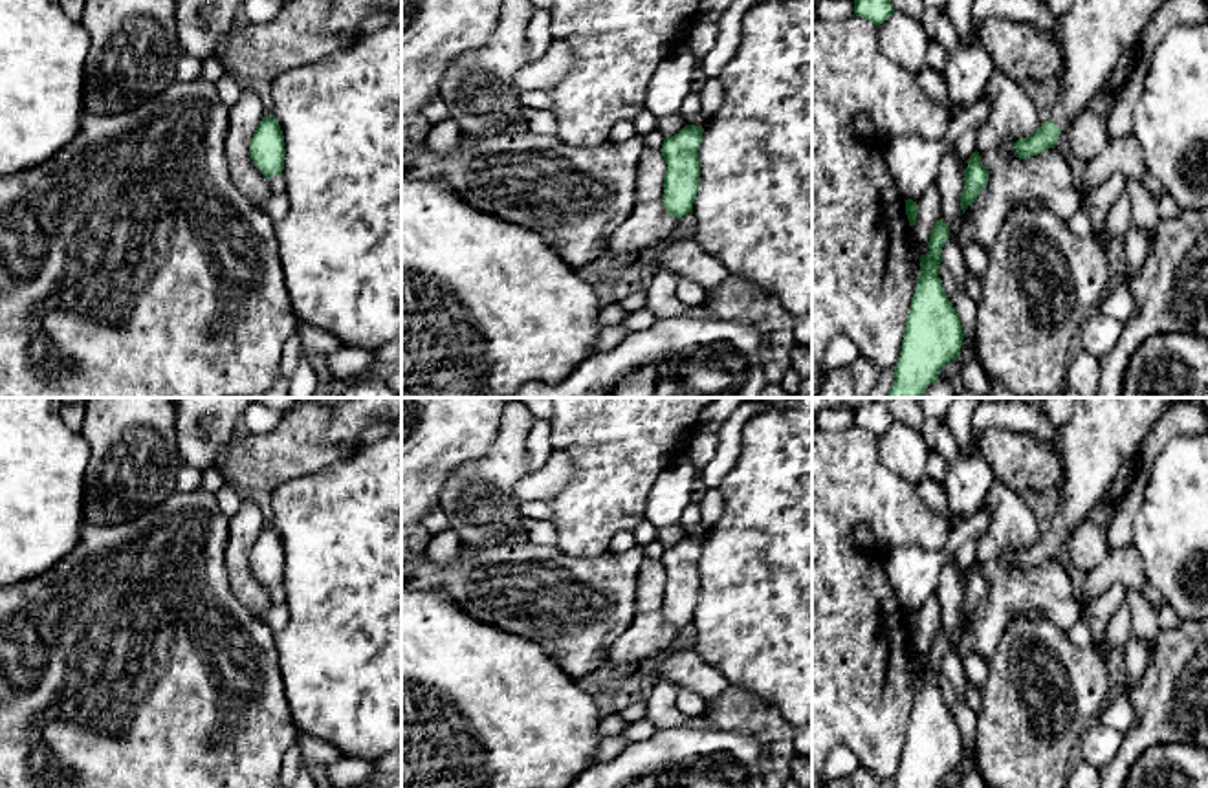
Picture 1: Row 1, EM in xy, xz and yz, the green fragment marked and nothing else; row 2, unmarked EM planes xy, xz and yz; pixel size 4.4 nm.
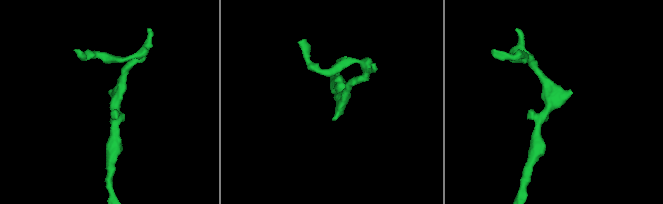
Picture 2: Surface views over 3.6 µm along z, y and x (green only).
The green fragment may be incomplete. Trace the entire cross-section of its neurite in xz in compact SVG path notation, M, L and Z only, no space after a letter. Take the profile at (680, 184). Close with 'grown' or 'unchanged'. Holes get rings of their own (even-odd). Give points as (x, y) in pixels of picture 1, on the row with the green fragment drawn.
M686 125L678 134L665 137L660 148L667 165L662 202L671 216L682 218L693 213L700 181L698 148L702 134L702 126Z; unchanged

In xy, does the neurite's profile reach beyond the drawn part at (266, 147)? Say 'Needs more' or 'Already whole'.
Already whole

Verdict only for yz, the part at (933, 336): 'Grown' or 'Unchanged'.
Unchanged

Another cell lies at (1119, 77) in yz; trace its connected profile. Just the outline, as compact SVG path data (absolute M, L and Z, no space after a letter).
M1140 38L1127 49L1127 53L1118 60L1115 71L1105 82L1105 90L1111 95L1111 106L1116 101L1118 92L1126 86L1127 75L1131 71L1131 64L1138 53L1138 42Z

